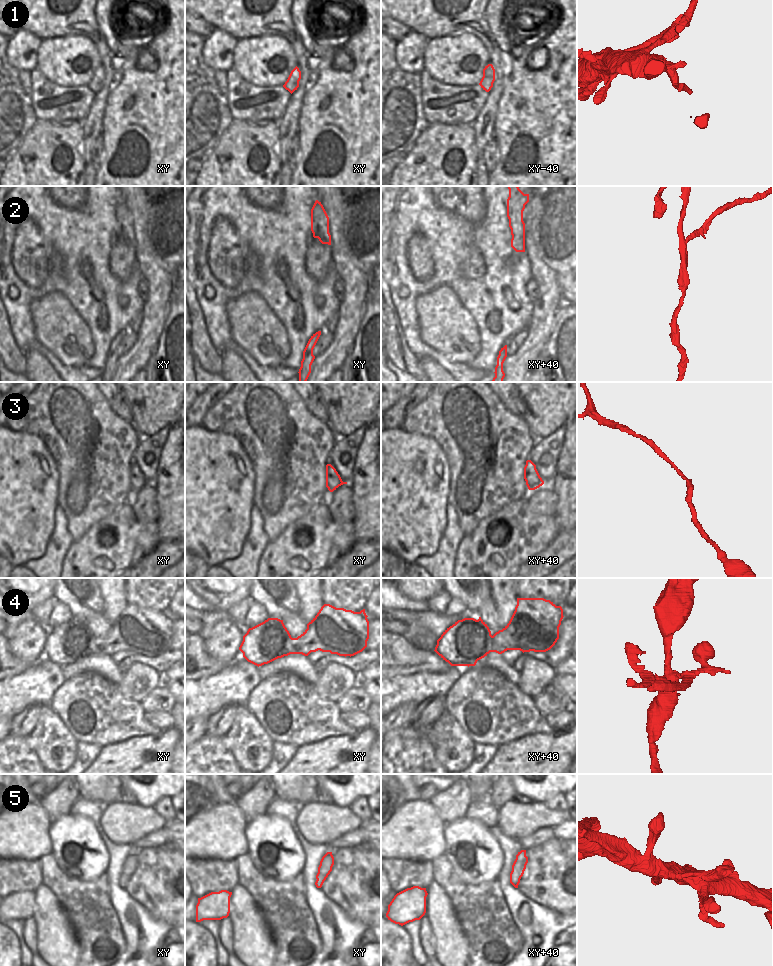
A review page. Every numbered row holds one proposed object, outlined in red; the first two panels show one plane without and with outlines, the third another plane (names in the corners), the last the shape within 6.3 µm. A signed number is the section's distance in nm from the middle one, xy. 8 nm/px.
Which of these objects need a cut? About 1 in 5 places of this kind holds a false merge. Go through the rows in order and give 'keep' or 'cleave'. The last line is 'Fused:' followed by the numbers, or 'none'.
1: keep
2: cleave
3: keep
4: cleave
5: cleave
Fused: 2, 4, 5

